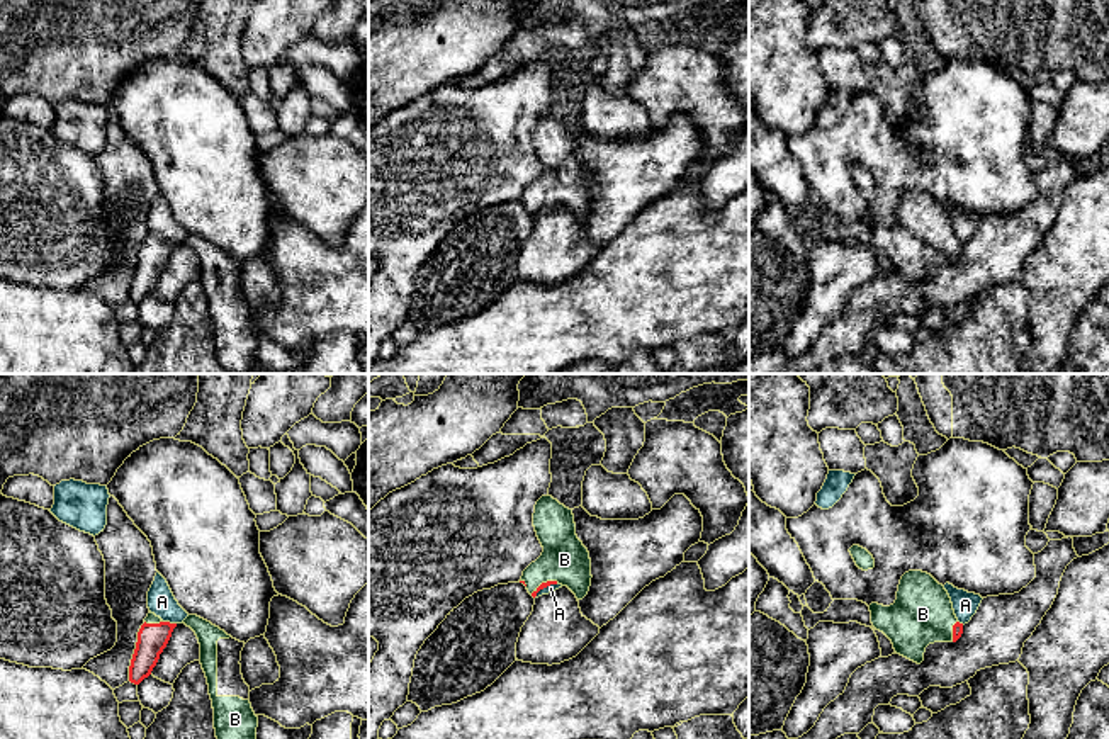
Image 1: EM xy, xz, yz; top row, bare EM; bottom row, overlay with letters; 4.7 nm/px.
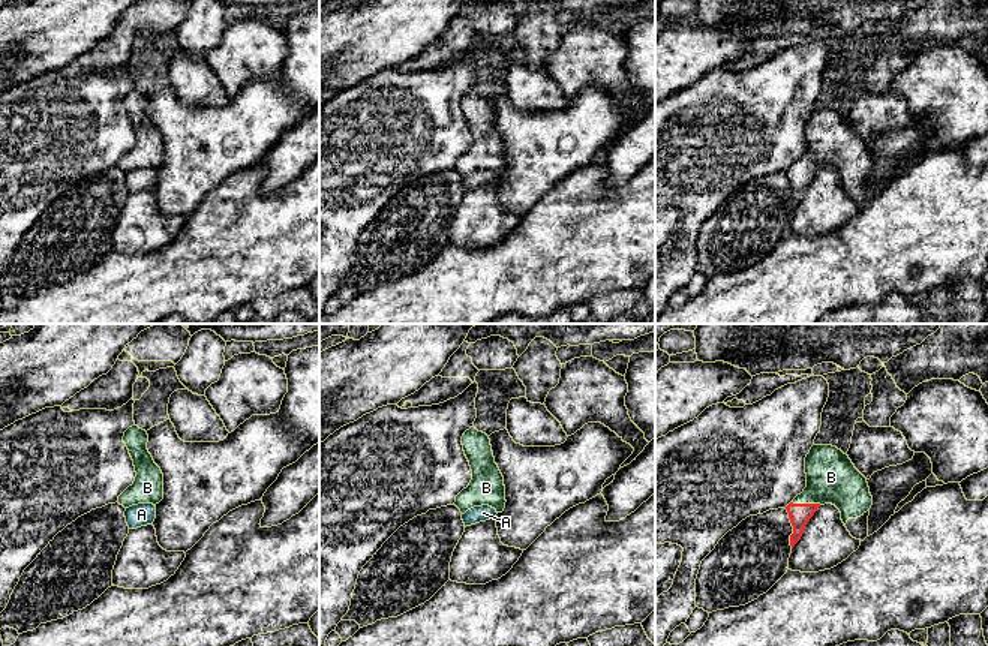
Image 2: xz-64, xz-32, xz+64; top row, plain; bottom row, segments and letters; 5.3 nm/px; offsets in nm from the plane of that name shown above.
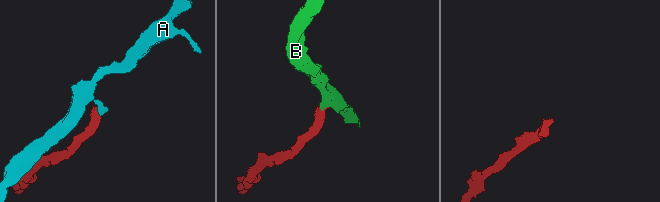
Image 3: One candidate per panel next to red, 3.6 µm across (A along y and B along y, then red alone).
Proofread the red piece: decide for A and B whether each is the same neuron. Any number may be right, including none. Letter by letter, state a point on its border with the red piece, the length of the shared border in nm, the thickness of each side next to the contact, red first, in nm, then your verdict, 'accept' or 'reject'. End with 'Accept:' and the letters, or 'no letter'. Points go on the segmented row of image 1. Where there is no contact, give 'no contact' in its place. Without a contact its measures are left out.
A: contact xy (168, 622); length 70 nm; calibres 140 and 130 nm; reject
B: contact xz (544, 583); length 150 nm; calibres 30 and 220 nm; accept
Accept: B

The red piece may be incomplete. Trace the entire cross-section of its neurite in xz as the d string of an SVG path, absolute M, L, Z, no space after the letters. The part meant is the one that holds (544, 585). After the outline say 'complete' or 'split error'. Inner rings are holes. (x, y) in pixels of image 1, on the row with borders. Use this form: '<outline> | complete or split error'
M549 494L542 496L535 505L533 527L543 552L523 571L520 583L533 598L559 583L583 600L591 586L591 559L576 535L572 510Z | split error

